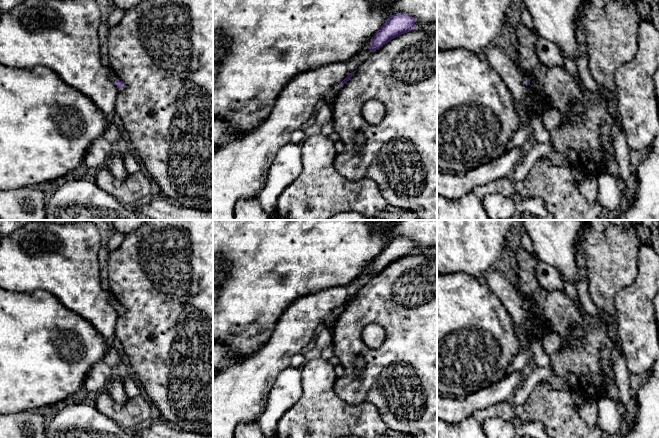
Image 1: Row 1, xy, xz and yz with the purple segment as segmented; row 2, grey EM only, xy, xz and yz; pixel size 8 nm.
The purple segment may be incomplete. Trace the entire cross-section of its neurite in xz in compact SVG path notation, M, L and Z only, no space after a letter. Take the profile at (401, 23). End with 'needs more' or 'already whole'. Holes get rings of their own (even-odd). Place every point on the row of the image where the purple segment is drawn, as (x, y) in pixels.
M406 13L389 16L386 22L371 38L371 46L366 47L366 49L370 52L380 49L392 39L415 29L415 23L415 18Z; already whole

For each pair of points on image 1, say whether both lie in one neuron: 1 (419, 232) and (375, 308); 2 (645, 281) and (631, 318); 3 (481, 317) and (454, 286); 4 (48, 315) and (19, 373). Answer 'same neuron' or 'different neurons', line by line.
1: different neurons
2: same neuron
3: same neuron
4: same neuron

